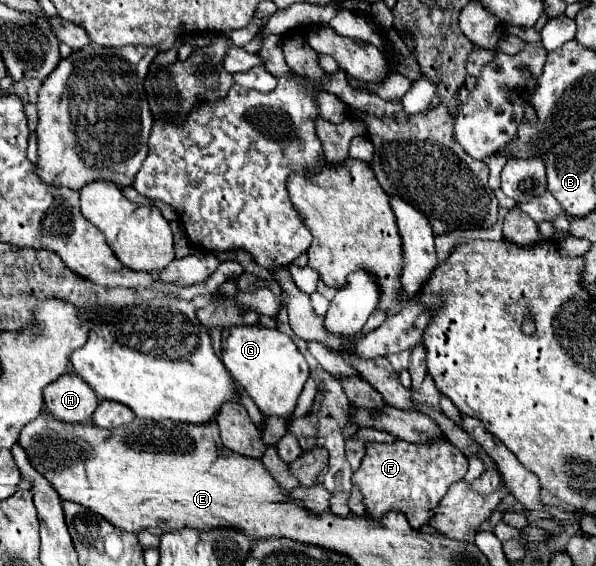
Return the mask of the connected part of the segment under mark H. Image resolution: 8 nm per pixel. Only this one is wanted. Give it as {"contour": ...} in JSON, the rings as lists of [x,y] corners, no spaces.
{"contour":[[[65,373],[43,389],[45,407],[65,423],[83,423],[97,409],[95,391],[75,373]]]}

